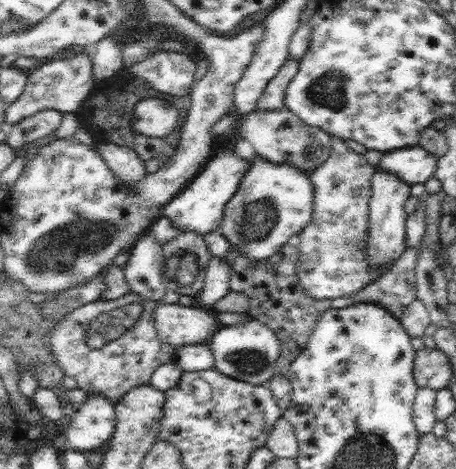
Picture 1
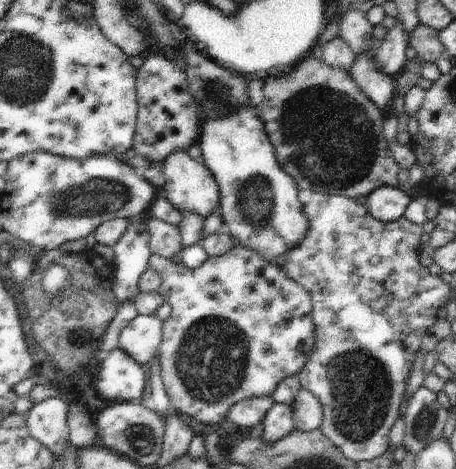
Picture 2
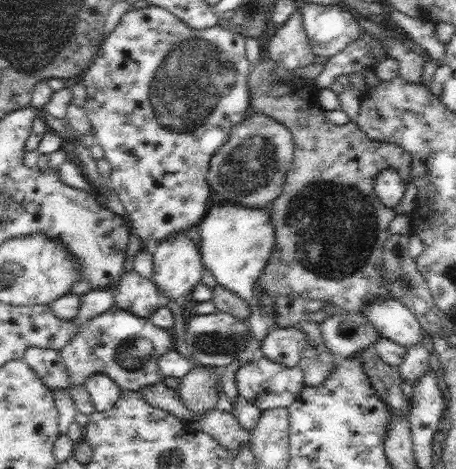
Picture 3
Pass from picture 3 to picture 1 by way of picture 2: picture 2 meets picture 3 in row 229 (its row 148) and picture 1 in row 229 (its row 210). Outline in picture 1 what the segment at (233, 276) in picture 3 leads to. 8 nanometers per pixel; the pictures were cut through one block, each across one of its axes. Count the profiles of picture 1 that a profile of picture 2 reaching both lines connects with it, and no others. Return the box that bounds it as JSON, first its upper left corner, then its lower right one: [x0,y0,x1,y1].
[221,156,313,260]

